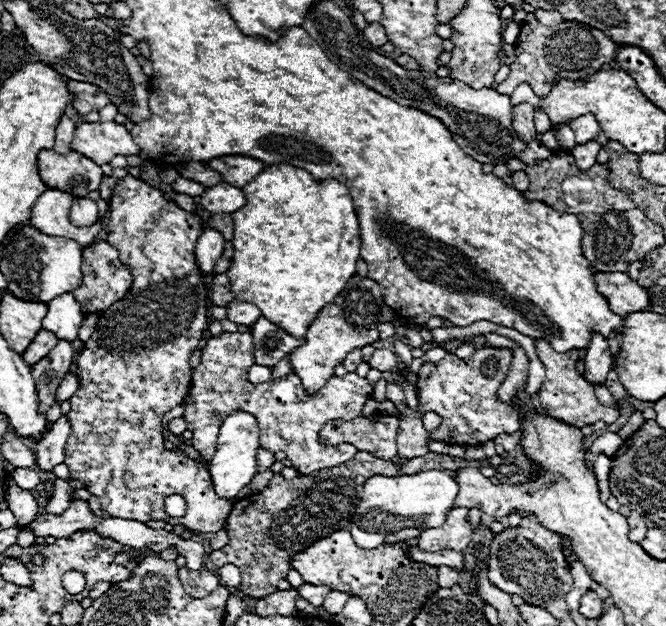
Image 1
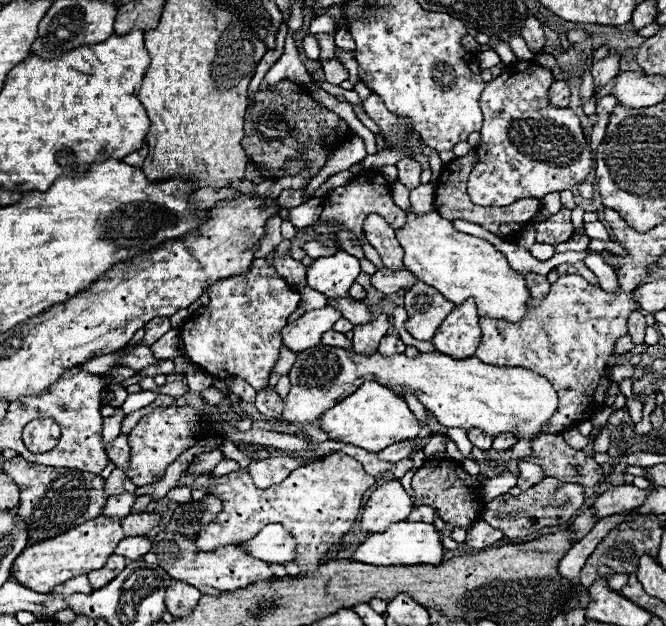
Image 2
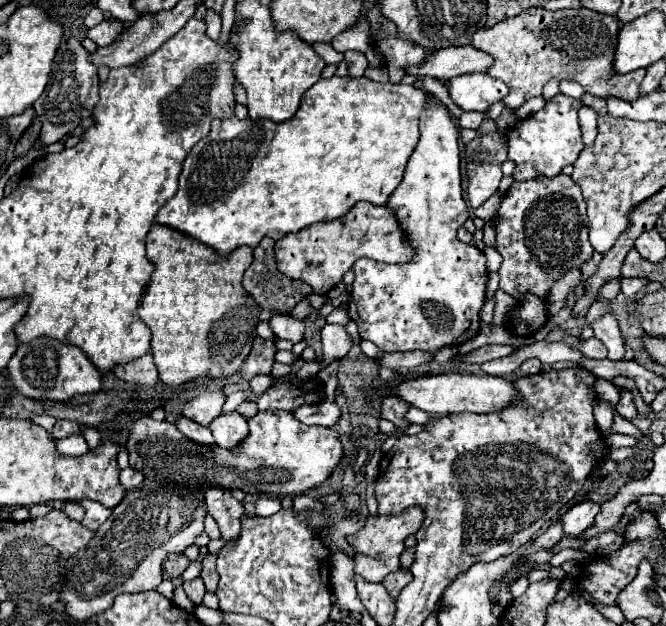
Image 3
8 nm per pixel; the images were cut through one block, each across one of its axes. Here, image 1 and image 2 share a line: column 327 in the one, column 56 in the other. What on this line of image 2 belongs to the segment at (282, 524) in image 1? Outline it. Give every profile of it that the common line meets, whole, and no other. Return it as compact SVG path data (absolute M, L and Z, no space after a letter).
M20 456L6 460L2 470L20 488L18 520L28 526L28 546L68 532L84 524L86 520L98 518L106 504L104 480L98 474L80 470L52 470L50 466L36 466L32 462L26 462Z

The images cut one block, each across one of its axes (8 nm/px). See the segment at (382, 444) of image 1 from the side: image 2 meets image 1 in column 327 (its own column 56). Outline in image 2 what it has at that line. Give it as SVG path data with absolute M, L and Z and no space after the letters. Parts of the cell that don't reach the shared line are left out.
M48 418L32 420L24 428L24 444L32 452L48 452L48 450L52 450L56 446L58 438L60 438L60 428L56 426L56 422L48 420Z

